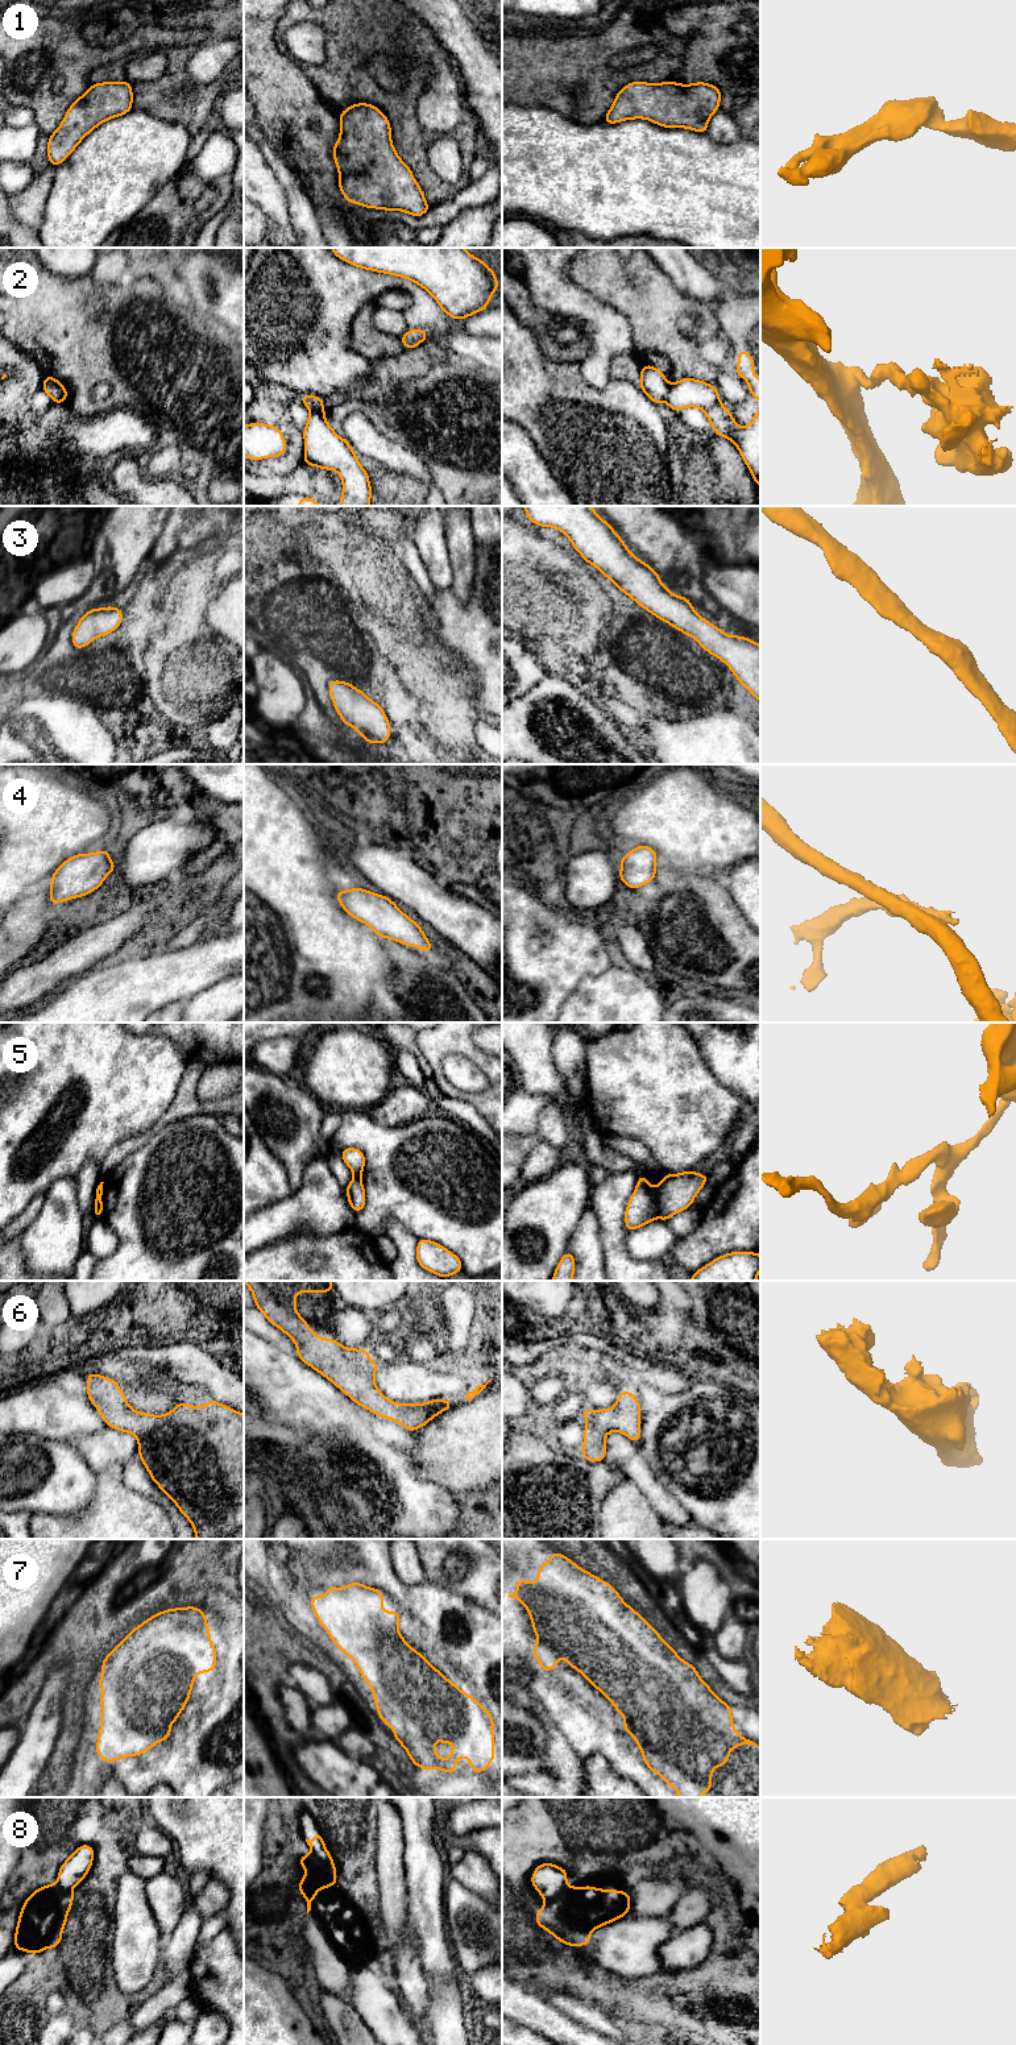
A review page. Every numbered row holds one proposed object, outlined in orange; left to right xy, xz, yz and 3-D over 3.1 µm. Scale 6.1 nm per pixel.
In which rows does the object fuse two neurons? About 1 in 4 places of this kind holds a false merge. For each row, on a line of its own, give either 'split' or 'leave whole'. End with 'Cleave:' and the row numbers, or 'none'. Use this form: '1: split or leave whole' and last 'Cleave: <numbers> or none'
1: leave whole
2: split
3: leave whole
4: leave whole
5: split
6: leave whole
7: leave whole
8: split
Cleave: 2, 5, 8

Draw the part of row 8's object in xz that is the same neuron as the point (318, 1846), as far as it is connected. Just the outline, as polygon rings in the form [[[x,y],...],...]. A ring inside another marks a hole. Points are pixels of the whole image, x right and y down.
[[[319,1830],[315,1832],[314,1838],[314,1841],[306,1838],[306,1842],[311,1847],[312,1853],[324,1863],[333,1863]]]

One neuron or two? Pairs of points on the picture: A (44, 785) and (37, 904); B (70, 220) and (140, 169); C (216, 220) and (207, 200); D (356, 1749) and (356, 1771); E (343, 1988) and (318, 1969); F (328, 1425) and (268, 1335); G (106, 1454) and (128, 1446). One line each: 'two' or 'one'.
A: two
B: one
C: two
D: two
E: one
F: two
G: one

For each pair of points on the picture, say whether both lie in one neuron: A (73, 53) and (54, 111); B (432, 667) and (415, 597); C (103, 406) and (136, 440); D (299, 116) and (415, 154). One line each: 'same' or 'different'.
A: same
B: same
C: different
D: different

